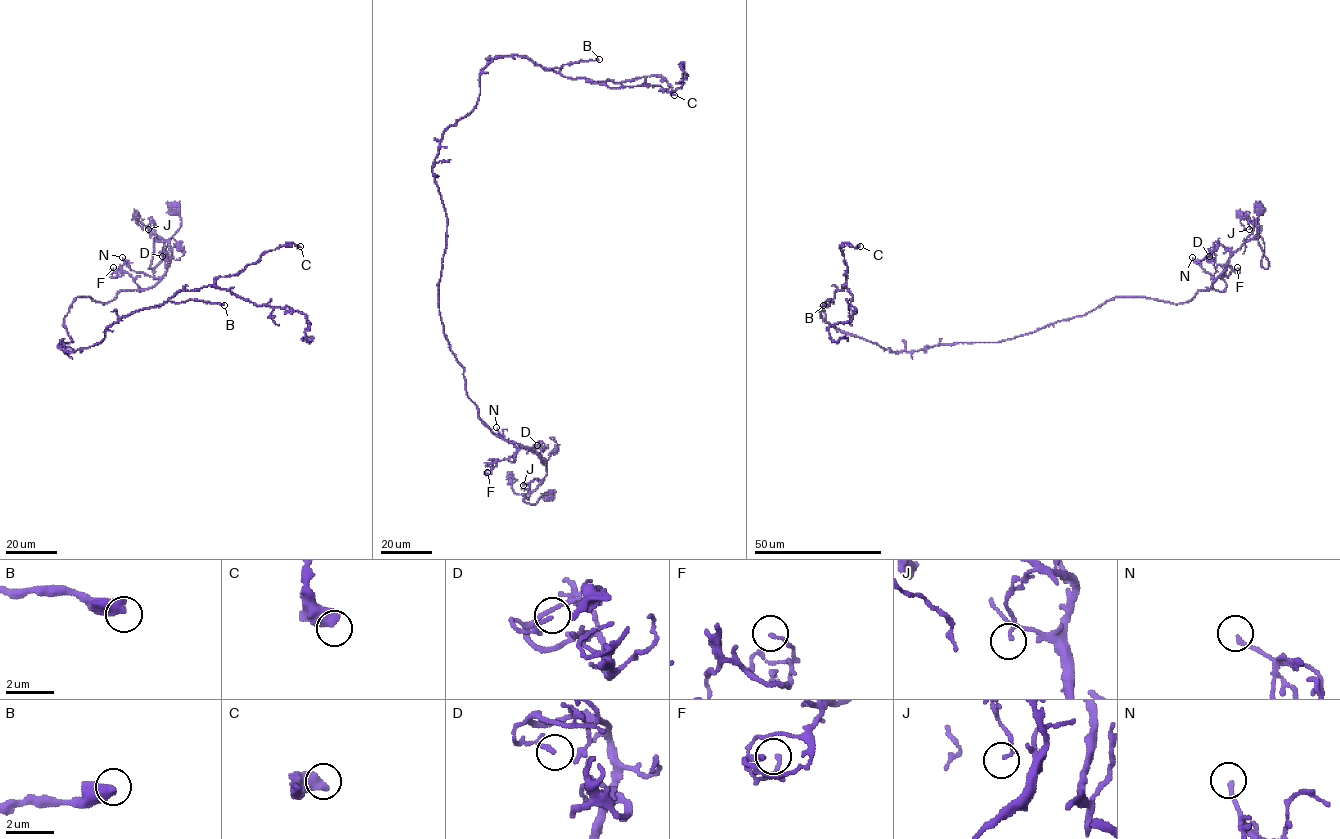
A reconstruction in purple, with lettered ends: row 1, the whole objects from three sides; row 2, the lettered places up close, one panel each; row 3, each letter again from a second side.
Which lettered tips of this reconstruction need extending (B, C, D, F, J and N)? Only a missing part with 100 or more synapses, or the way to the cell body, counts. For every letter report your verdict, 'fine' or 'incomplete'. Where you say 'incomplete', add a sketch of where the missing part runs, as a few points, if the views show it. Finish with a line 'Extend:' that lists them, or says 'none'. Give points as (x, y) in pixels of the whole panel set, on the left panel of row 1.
B: fine
C: fine
D: fine
F: fine
J: fine
N: fine
Extend: none

